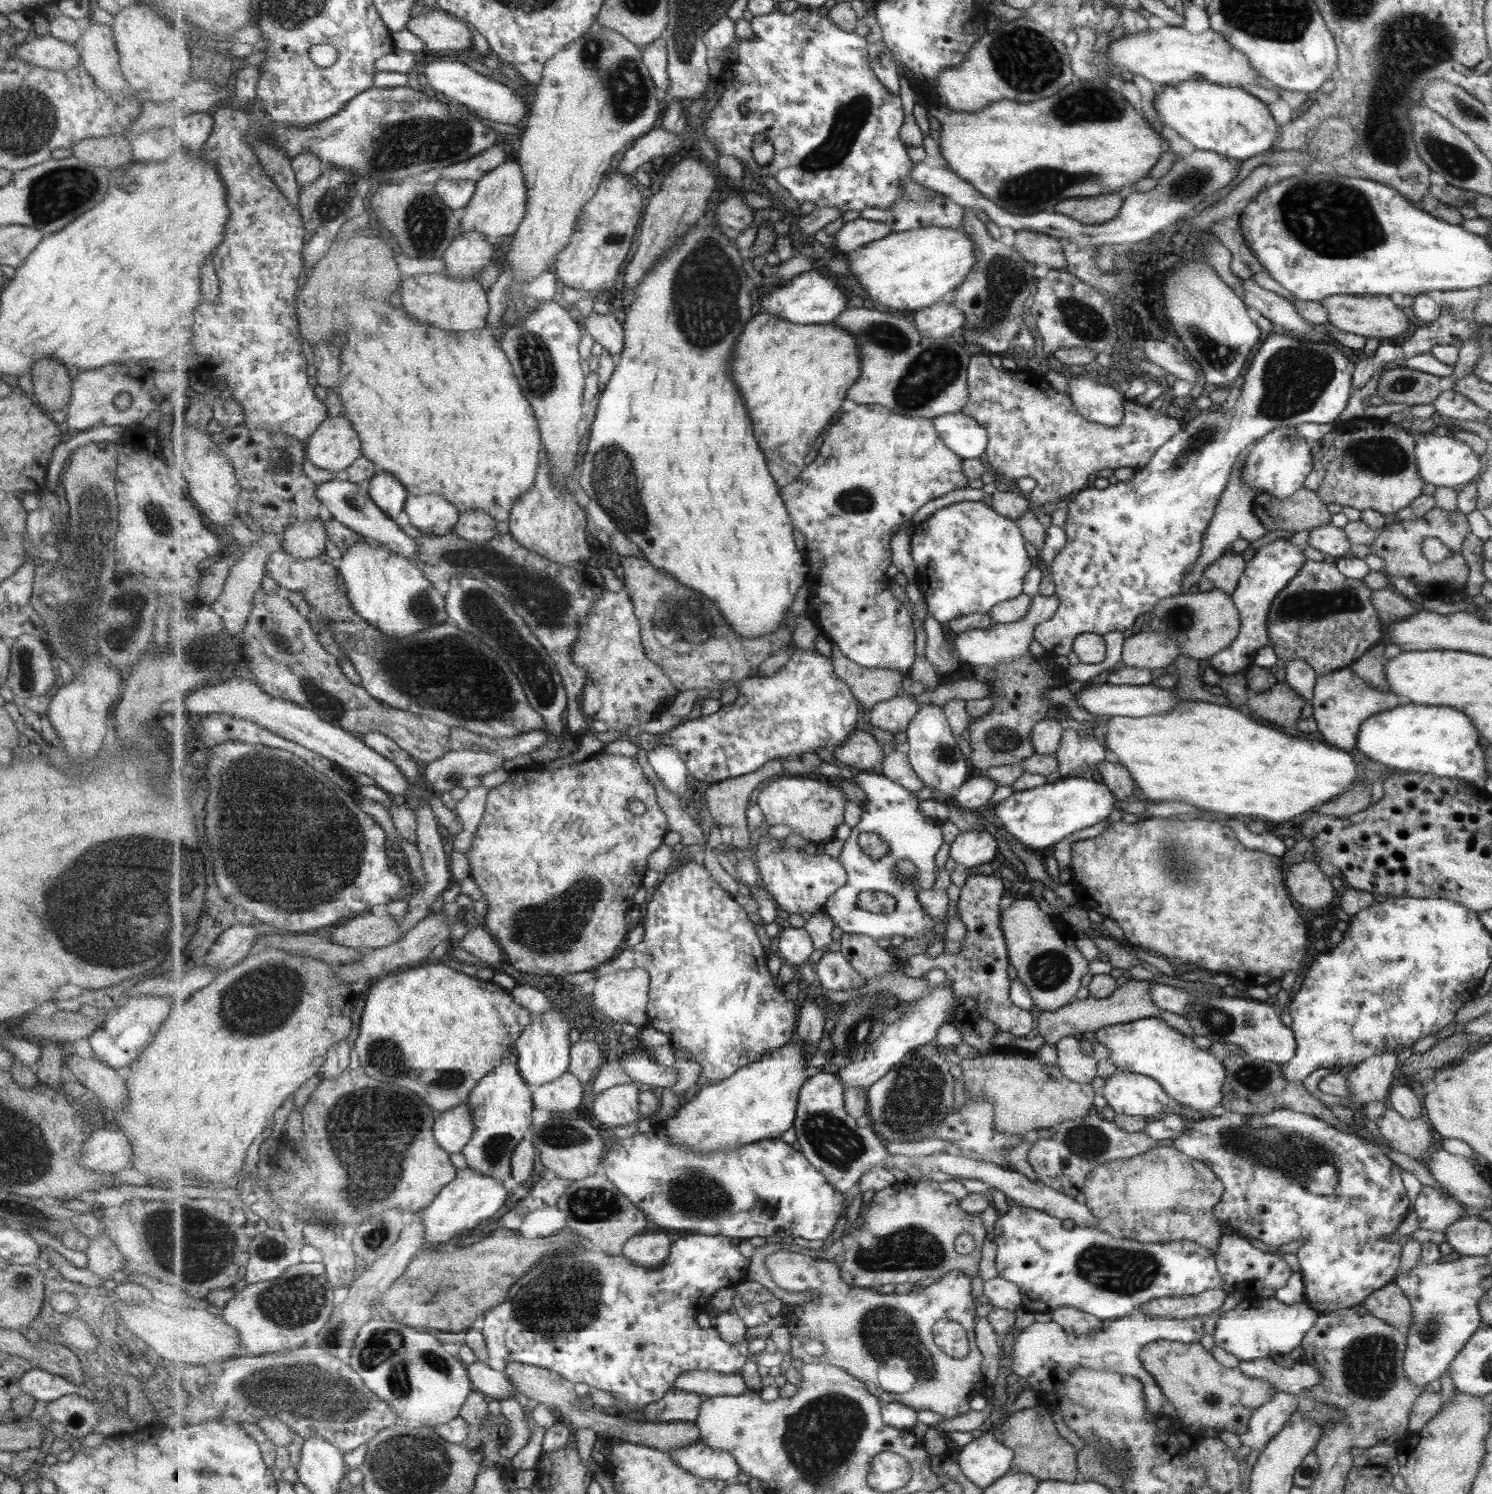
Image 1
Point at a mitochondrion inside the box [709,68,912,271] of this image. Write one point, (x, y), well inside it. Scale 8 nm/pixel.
(850, 117)

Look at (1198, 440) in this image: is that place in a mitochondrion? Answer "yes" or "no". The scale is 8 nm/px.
yes

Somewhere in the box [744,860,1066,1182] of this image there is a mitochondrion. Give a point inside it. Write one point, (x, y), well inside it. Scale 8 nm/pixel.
(914, 1096)

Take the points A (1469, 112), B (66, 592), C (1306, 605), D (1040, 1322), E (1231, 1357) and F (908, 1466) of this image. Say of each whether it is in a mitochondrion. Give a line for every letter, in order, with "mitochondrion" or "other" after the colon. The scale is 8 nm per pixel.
A: mitochondrion
B: mitochondrion
C: mitochondrion
D: other
E: other
F: other

